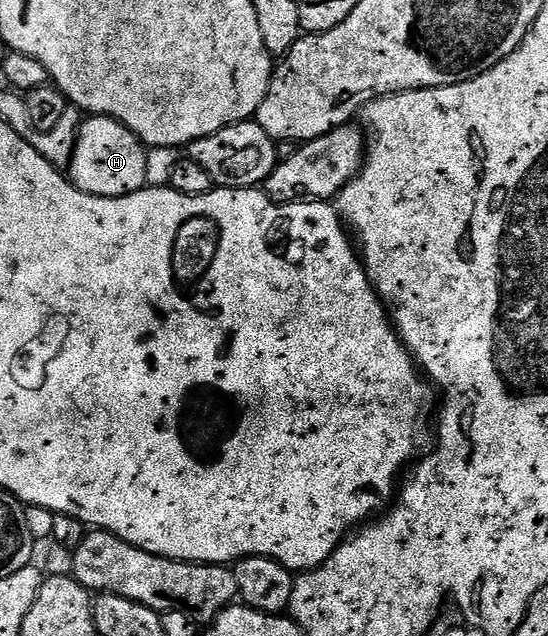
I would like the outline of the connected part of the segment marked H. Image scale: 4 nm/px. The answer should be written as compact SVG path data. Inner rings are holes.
M87 117L77 131L74 156L68 167L72 184L99 198L117 198L143 189L148 181L147 149L129 129L110 117Z

